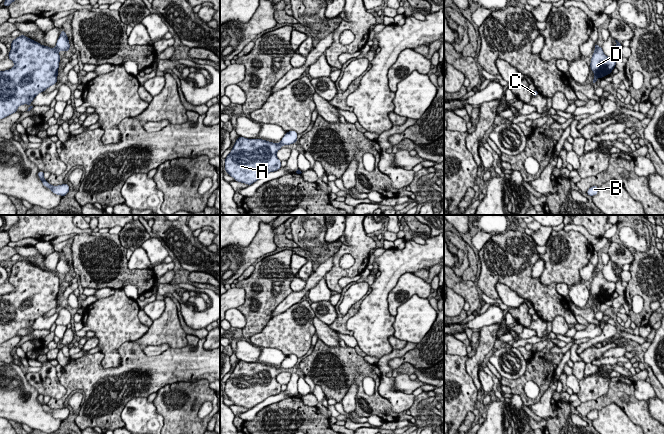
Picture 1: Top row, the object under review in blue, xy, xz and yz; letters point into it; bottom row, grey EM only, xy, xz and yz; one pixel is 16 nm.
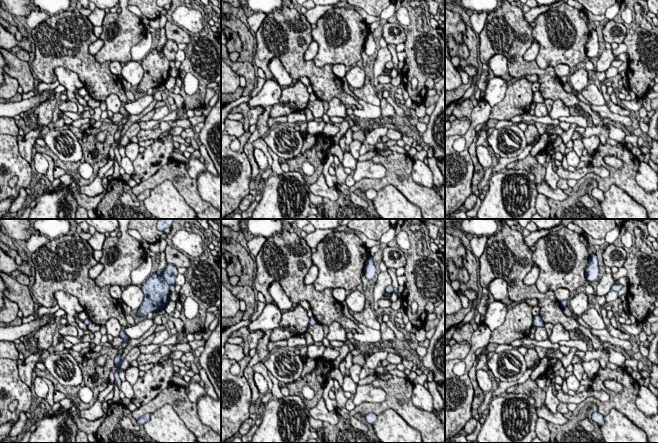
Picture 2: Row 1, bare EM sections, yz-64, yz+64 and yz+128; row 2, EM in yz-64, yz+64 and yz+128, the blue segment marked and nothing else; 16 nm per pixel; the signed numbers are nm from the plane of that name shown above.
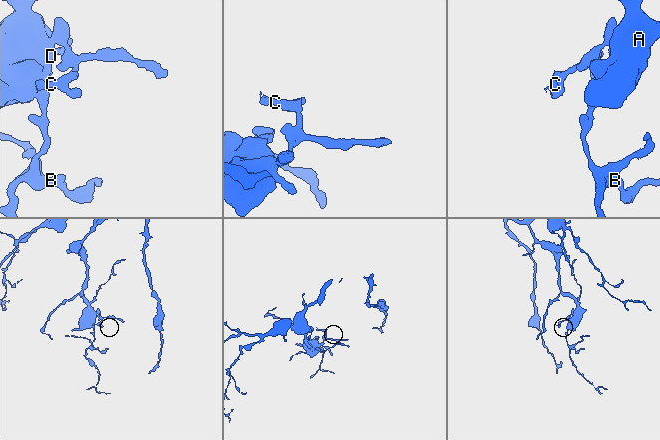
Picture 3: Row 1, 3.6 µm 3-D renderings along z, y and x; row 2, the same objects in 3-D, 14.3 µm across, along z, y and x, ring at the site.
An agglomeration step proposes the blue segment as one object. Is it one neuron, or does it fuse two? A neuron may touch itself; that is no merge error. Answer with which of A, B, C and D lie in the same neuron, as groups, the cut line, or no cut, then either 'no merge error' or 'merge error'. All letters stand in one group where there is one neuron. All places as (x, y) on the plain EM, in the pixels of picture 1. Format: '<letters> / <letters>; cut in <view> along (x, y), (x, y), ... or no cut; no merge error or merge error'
A B D / C; cut in xy along (55, 272), (58, 274); merge error

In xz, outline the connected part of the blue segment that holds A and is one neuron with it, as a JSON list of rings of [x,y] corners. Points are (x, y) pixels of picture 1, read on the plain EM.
[[[238,361],[225,382],[225,395],[235,405],[252,409],[281,392],[281,385],[276,379],[281,372],[280,367]]]

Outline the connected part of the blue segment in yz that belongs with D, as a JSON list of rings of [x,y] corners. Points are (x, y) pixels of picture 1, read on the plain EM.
[[[597,271],[591,281],[590,293],[594,296],[595,301],[592,303],[592,307],[597,307],[597,303],[612,297],[612,294],[616,290],[616,283],[613,281],[607,281],[602,271]]]

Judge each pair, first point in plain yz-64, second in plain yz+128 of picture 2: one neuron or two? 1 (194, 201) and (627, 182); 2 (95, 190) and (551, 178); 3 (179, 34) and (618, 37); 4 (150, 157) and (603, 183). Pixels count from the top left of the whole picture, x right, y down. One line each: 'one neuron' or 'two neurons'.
1: one neuron
2: two neurons
3: one neuron
4: two neurons

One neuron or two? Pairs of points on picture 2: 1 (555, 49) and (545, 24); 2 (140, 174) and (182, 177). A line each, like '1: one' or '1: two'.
1: one
2: two

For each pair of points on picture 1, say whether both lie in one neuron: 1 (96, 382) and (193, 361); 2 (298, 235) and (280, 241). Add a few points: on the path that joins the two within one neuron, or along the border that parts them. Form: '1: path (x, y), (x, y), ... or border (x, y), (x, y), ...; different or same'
1: path (120, 380), (133, 367), (169, 367); same
2: border (292, 240), (298, 246); different

